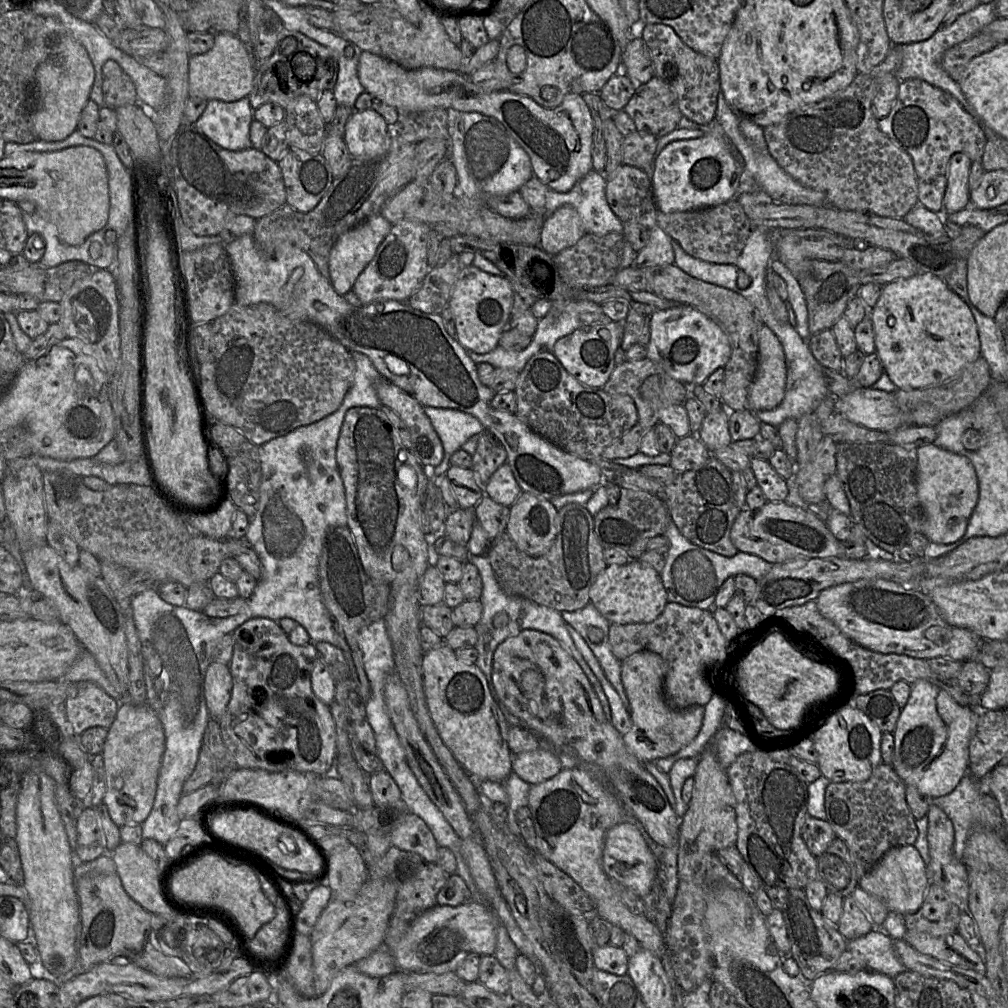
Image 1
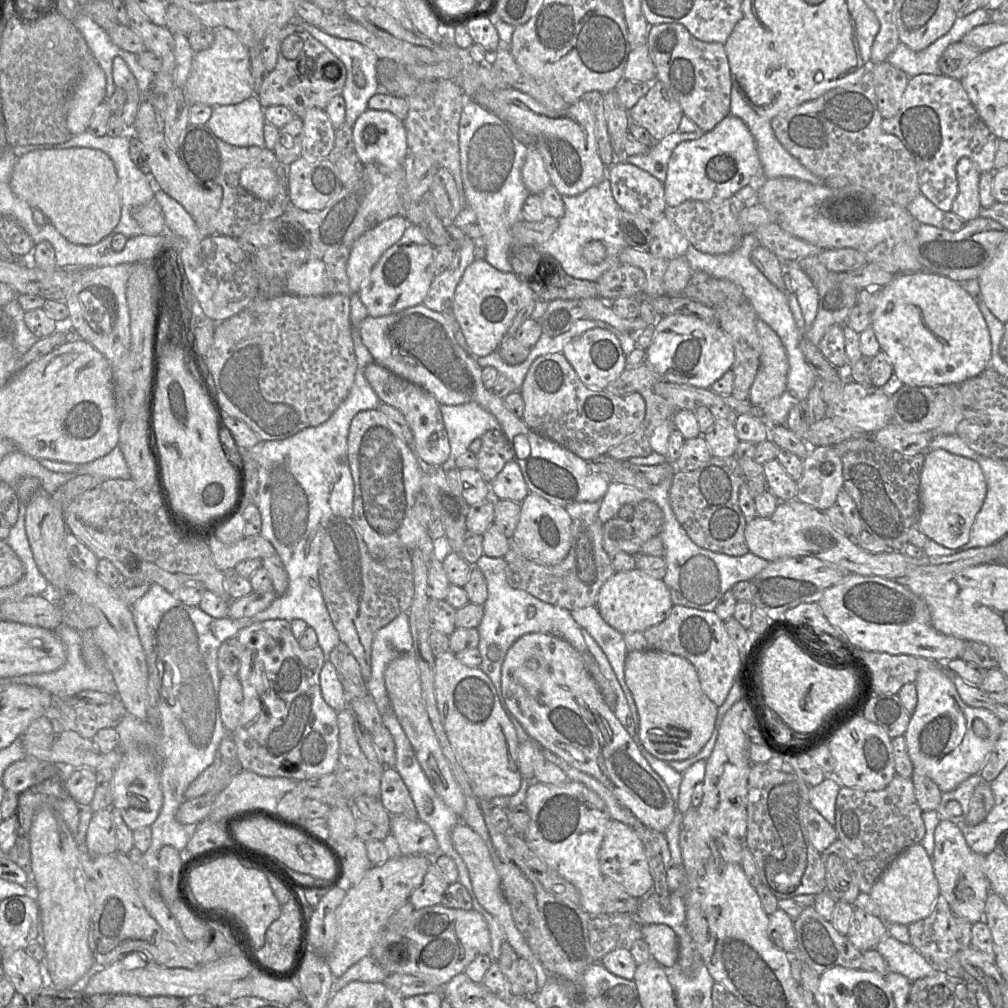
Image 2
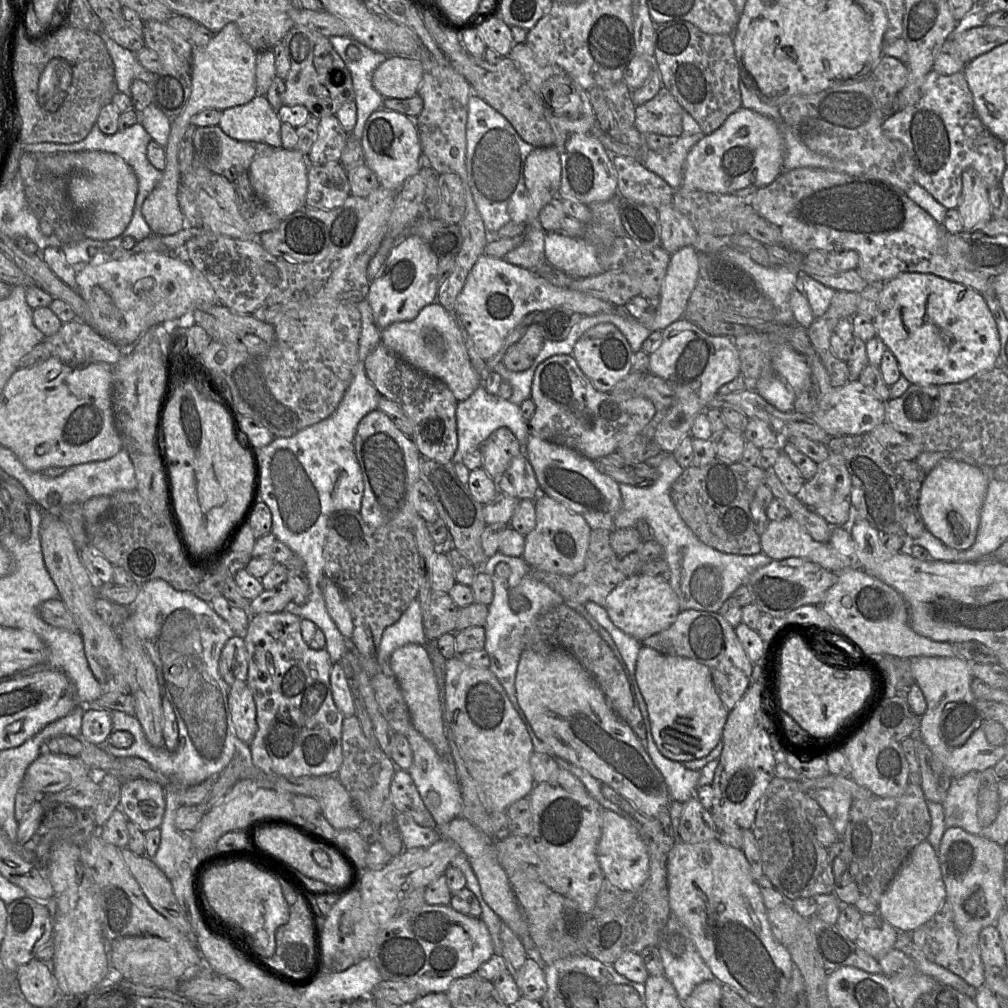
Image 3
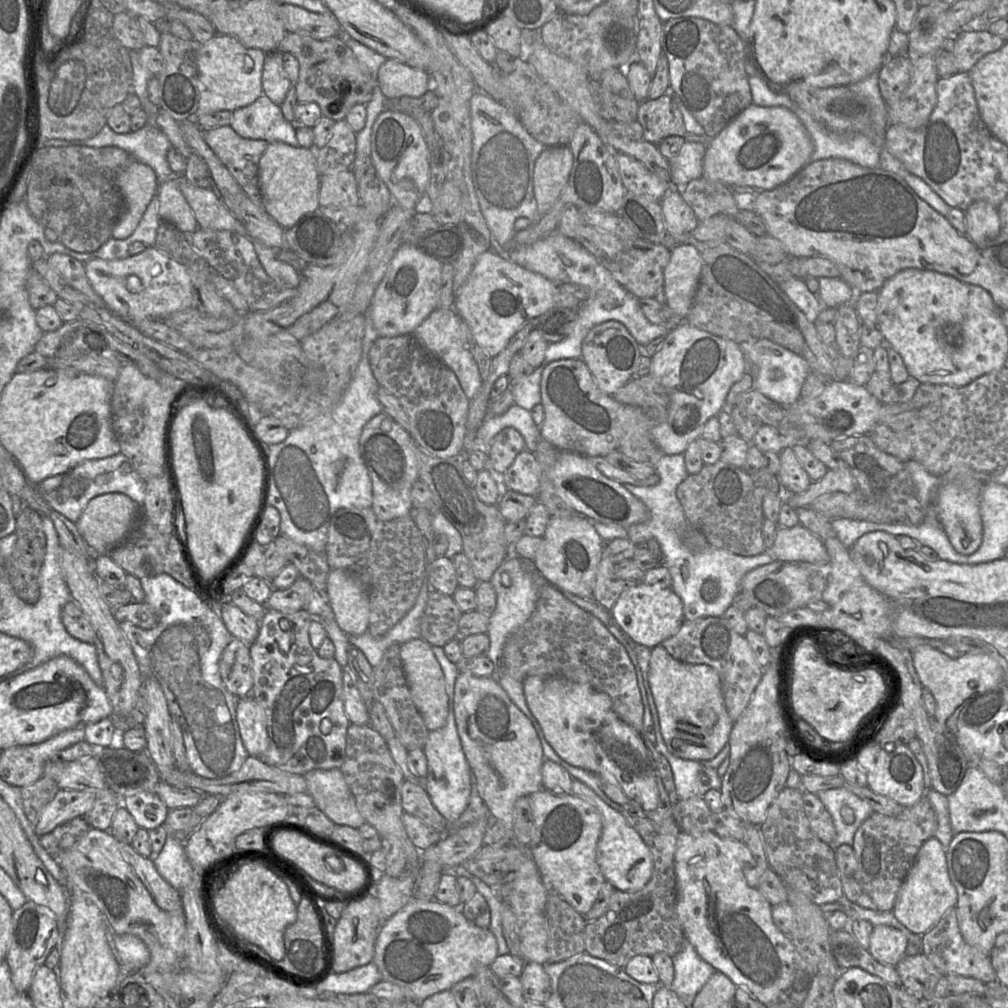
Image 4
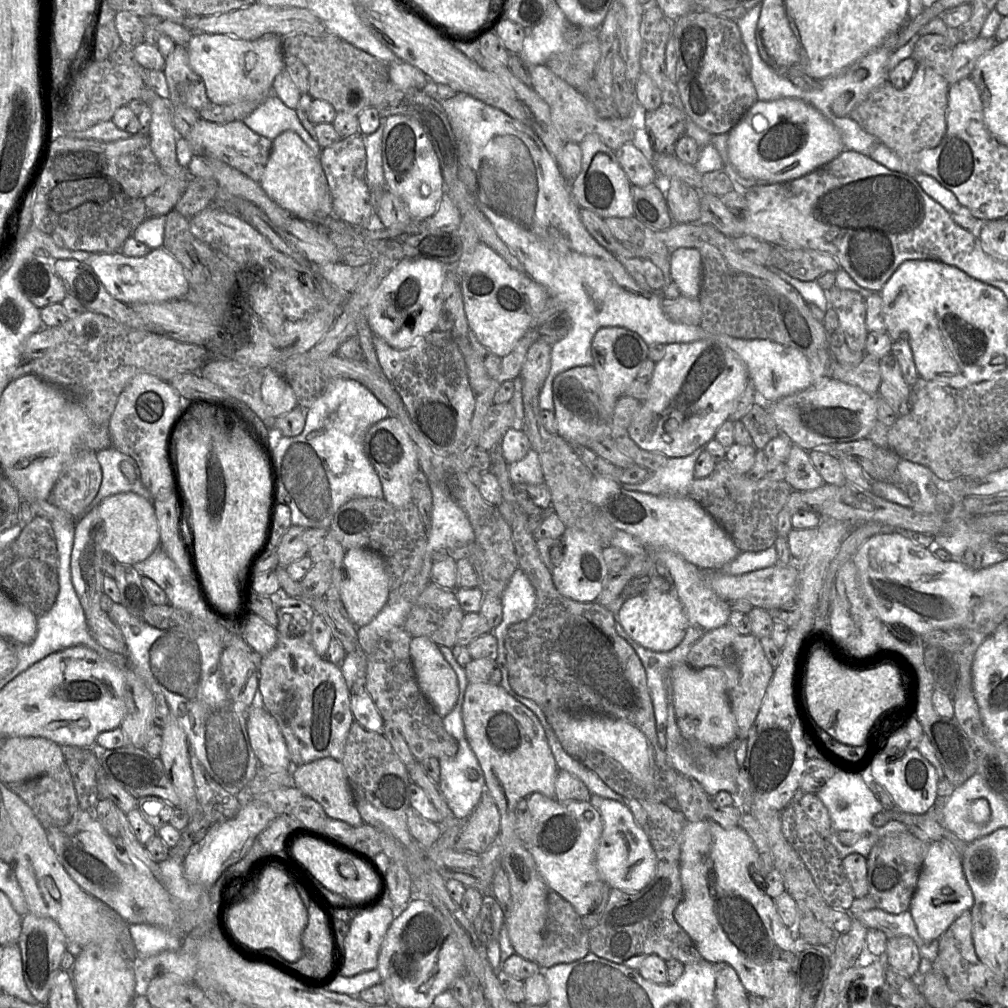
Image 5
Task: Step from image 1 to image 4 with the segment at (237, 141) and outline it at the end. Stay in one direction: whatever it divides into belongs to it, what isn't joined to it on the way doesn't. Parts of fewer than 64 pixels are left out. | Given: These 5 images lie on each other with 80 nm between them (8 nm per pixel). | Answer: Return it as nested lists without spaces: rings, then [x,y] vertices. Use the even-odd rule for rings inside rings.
[[[265,95],[248,106],[234,110],[229,125],[243,138],[299,147],[296,128],[286,120],[281,107]]]

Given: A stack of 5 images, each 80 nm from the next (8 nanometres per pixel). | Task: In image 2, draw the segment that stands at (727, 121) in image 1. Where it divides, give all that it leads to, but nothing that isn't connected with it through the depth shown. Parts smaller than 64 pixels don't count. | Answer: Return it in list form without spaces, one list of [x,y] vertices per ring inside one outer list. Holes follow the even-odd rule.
[[[735,84],[732,85],[729,114],[743,120],[753,135],[765,179],[791,177],[813,184],[823,183],[785,150],[773,133],[771,120],[759,116]]]

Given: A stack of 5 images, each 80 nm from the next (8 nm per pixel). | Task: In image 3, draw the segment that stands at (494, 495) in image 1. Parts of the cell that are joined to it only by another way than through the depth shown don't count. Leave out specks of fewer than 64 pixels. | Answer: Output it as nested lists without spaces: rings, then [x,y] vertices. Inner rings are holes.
[[[520,453],[511,461],[507,471],[497,480],[501,493],[519,500],[536,499],[540,488],[528,458]]]

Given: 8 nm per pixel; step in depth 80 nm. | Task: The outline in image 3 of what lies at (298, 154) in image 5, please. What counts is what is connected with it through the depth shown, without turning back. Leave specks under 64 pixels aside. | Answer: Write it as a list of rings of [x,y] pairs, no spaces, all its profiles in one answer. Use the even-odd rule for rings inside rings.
[[[274,148],[269,155],[256,159],[249,168],[249,181],[256,196],[280,220],[306,207],[308,189],[308,168],[311,164],[307,155],[297,149]]]

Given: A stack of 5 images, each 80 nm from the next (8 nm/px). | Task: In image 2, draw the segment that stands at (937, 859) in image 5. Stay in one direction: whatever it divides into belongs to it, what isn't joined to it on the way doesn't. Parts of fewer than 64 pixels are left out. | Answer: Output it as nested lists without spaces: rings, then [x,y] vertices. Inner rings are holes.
[[[921,844],[905,849],[885,870],[870,891],[887,923],[909,924],[927,917],[940,895],[932,858]]]

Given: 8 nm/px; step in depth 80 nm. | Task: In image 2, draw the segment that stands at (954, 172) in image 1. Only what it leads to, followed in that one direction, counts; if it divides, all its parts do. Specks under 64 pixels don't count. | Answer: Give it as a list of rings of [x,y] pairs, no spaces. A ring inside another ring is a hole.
[[[962,157],[956,164],[958,194],[954,199],[951,212],[966,223],[979,217],[982,208],[979,198],[980,173],[973,162]]]

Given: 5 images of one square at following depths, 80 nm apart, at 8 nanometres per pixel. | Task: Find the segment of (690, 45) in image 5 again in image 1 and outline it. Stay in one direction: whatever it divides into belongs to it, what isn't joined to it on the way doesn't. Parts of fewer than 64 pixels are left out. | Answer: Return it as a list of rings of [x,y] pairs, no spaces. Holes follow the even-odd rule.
[[[639,20],[630,27],[629,41],[631,38],[641,38],[646,44],[654,74],[673,90],[682,116],[699,125],[713,123],[721,92],[717,58],[694,51],[681,40],[672,27],[665,24],[645,25]]]

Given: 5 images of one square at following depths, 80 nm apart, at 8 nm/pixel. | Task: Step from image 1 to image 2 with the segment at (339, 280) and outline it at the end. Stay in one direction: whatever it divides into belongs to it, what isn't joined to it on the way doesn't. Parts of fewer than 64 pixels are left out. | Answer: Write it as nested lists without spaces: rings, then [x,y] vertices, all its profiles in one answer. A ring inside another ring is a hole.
[[[396,215],[381,222],[354,242],[346,270],[353,293],[358,293],[381,255],[401,239],[411,224],[402,215]]]

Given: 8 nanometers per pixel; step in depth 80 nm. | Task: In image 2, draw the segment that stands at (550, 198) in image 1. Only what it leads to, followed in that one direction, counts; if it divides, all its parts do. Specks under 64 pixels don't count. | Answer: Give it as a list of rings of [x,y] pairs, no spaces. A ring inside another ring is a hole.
[[[605,178],[581,194],[563,196],[565,213],[559,227],[551,237],[537,248],[554,257],[566,274],[582,280],[597,280],[600,276],[619,265],[618,255],[624,245],[624,234],[620,226],[620,207],[613,198],[609,180]],[[591,240],[598,240],[606,247],[606,258],[599,264],[587,263],[581,254],[582,247]]]

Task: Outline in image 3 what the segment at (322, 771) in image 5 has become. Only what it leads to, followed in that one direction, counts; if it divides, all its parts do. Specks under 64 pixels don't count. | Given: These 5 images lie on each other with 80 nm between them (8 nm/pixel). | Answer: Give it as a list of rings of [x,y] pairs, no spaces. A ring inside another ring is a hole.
[[[336,775],[318,777],[328,777],[324,793],[318,799],[326,820],[336,831],[358,829],[364,818]]]

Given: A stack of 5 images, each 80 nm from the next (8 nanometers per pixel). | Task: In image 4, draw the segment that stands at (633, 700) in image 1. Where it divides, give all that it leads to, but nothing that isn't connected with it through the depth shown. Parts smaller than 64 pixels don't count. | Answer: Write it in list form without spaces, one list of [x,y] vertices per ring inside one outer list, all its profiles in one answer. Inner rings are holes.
[[[661,645],[651,649],[648,684],[658,713],[660,731],[667,750],[686,760],[713,759],[727,744],[734,721],[728,714],[718,673],[704,664],[689,664],[670,655]]]

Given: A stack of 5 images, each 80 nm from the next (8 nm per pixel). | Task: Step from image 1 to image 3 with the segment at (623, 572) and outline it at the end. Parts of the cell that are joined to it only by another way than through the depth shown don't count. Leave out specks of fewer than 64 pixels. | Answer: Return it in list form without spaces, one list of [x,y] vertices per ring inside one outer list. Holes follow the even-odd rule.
[[[642,573],[626,577],[607,596],[604,607],[614,625],[639,642],[668,629],[681,612],[678,597],[667,581]]]

